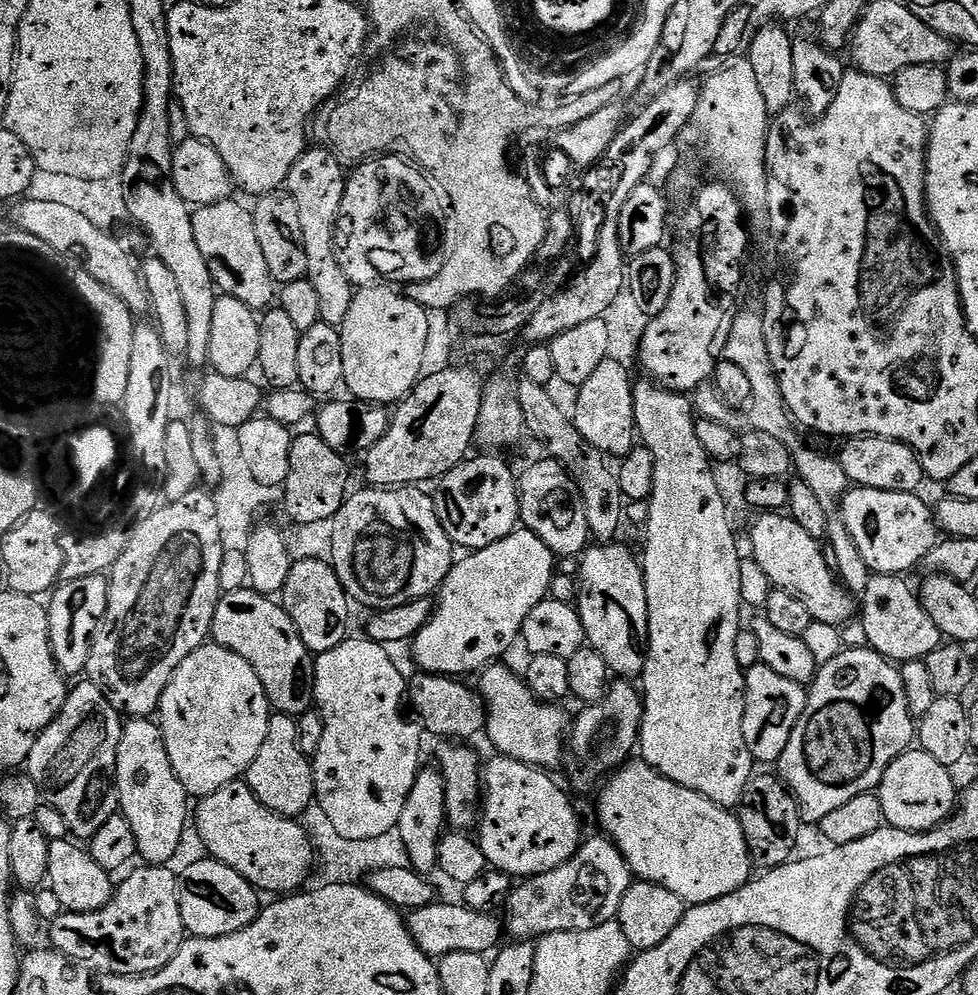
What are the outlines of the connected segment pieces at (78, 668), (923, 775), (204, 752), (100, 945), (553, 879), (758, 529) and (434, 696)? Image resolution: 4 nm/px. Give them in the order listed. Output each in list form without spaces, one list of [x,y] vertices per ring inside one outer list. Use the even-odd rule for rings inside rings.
[[[103,575],[87,576],[77,580],[65,580],[51,593],[47,601],[50,622],[50,642],[56,664],[65,677],[73,678],[85,671],[90,658],[92,640],[100,629],[108,605],[108,582]]]
[[[922,750],[903,752],[894,762],[890,762],[886,774],[880,779],[878,789],[885,825],[907,832],[928,832],[931,828],[936,828],[944,823],[958,807],[958,788],[956,792],[956,784],[948,772],[951,772],[949,765],[934,762],[934,758],[930,758],[930,754],[926,754]]]
[[[205,642],[180,663],[160,699],[158,723],[164,733],[166,754],[170,754],[170,766],[174,766],[174,774],[178,774],[178,782],[182,782],[189,797],[214,794],[214,790],[237,783],[247,773],[254,758],[258,758],[258,750],[262,750],[262,742],[266,742],[269,715],[266,690],[262,690],[254,666],[246,658],[238,658],[229,648]]]
[[[140,866],[133,876],[115,885],[112,900],[93,912],[65,912],[50,924],[51,947],[70,960],[88,965],[98,972],[109,972],[115,976],[147,976],[167,966],[184,945],[186,933],[180,909],[178,876],[167,866]]]
[[[603,834],[592,836],[589,840],[587,837],[581,843],[580,849],[565,864],[541,876],[525,879],[513,887],[502,909],[503,931],[507,935],[509,932],[512,935],[509,937],[513,941],[528,942],[533,938],[549,936],[555,932],[594,930],[594,926],[602,926],[619,917],[622,898],[632,883],[634,883],[632,871],[616,843]]]
[[[765,512],[752,524],[752,556],[760,572],[772,583],[773,589],[794,594],[810,610],[813,621],[819,624],[843,626],[858,612],[851,592],[834,575],[829,557],[820,549],[821,541],[806,534],[788,514]],[[828,564],[829,568],[828,569]]]
[[[417,671],[415,673],[415,675],[416,675],[416,677],[414,677],[413,680],[411,677],[411,679],[409,679],[407,681],[406,700],[407,700],[407,703],[409,705],[411,705],[411,707],[413,704],[413,706],[416,707],[418,711],[420,711],[421,718],[419,717],[419,719],[422,721],[422,728],[425,733],[433,732],[433,734],[436,736],[452,736],[452,737],[448,737],[448,738],[455,738],[457,741],[460,741],[460,742],[468,742],[468,739],[470,739],[471,736],[476,736],[479,734],[479,732],[481,735],[481,733],[483,733],[485,731],[485,728],[486,728],[486,705],[485,705],[479,691],[477,691],[477,689],[475,687],[467,688],[467,686],[464,685],[465,681],[463,679],[453,678],[451,676],[437,676],[435,672]]]

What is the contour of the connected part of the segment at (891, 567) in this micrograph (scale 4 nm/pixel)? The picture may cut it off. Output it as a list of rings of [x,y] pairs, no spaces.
[[[855,486],[842,495],[838,506],[839,519],[871,573],[905,575],[914,565],[922,564],[929,551],[939,543],[940,531],[933,511],[921,498],[921,495],[913,492]]]

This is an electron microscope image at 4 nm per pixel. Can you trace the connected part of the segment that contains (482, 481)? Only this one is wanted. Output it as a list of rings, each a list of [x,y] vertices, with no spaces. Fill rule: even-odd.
[[[484,454],[465,458],[454,470],[440,477],[435,485],[436,513],[457,549],[485,548],[511,532],[520,524],[520,490],[517,477],[499,460],[499,455]]]

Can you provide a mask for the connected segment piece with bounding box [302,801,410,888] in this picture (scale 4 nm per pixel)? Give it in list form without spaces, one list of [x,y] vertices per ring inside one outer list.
[[[312,801],[304,811],[302,823],[312,840],[317,859],[321,862],[321,866],[326,865],[321,870],[319,867],[318,875],[313,877],[313,885],[317,888],[357,883],[371,872],[382,869],[404,869],[410,866],[406,842],[403,841],[401,832],[395,827],[375,838],[346,839],[338,834],[338,830],[331,825],[330,818],[323,812],[321,804],[316,801]]]

